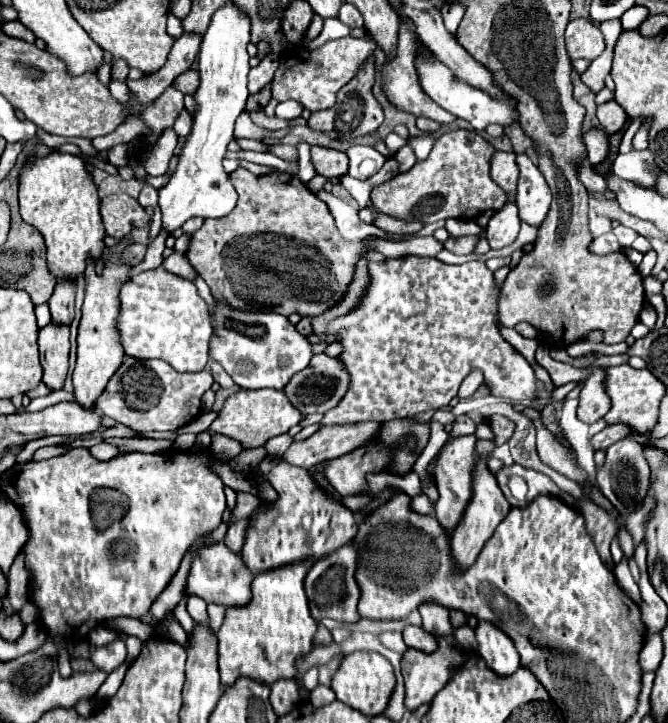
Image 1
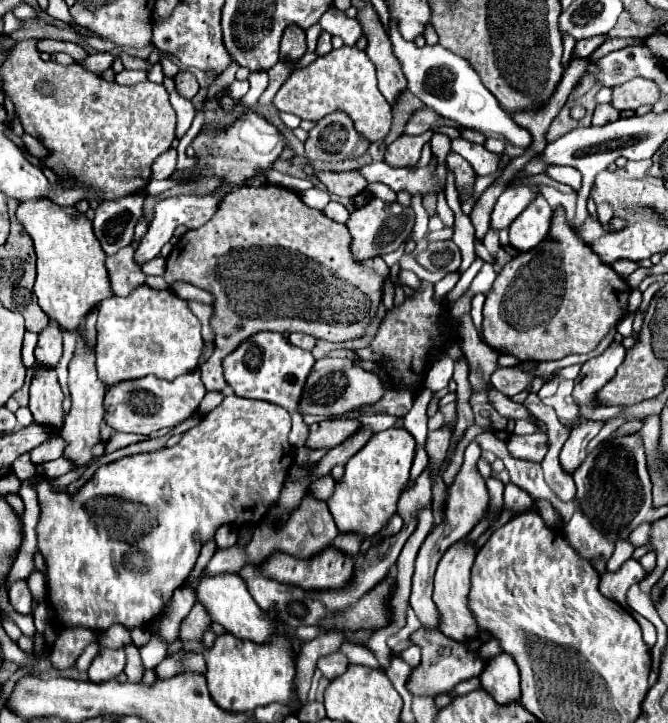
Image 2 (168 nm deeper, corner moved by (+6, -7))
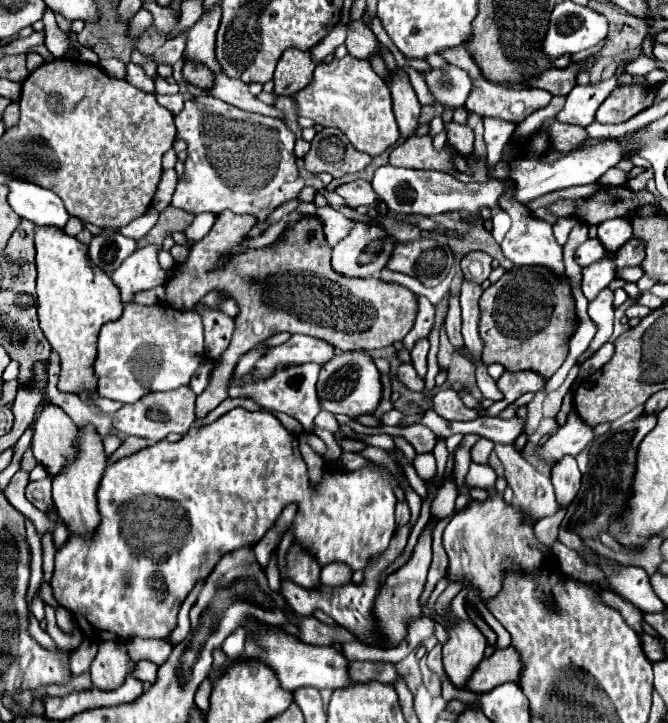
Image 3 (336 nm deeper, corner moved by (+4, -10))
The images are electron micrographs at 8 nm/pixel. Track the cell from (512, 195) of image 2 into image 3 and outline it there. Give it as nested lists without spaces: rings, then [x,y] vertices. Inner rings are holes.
[[[630,134],[616,138],[616,140],[606,140],[600,144],[594,144],[594,148],[584,148],[582,152],[570,152],[566,156],[562,156],[562,160],[556,160],[554,164],[546,164],[538,158],[518,158],[512,162],[510,166],[510,178],[516,182],[516,200],[526,204],[538,196],[544,196],[548,192],[554,190],[562,190],[562,188],[570,188],[570,186],[580,186],[580,184],[592,184],[598,182],[598,178],[610,170],[612,166],[616,166],[618,162],[634,156],[640,150],[640,144],[632,140]]]

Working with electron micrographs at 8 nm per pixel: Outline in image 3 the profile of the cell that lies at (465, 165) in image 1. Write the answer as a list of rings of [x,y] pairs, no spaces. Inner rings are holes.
[[[354,222],[352,232],[332,250],[334,272],[350,278],[376,276],[388,262],[392,242],[384,238],[382,226]]]

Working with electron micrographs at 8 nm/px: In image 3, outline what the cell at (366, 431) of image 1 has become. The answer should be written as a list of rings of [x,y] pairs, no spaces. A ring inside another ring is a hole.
[[[320,412],[316,418],[314,418],[314,424],[320,426],[320,428],[326,428],[330,432],[336,432],[338,430],[338,420],[334,418],[334,414],[330,412]]]

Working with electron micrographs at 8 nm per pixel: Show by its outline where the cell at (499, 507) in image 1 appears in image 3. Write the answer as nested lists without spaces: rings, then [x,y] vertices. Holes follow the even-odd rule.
[[[452,622],[448,628],[448,642],[442,646],[442,666],[448,680],[458,688],[466,688],[470,672],[478,668],[484,658],[486,638],[474,622]]]

